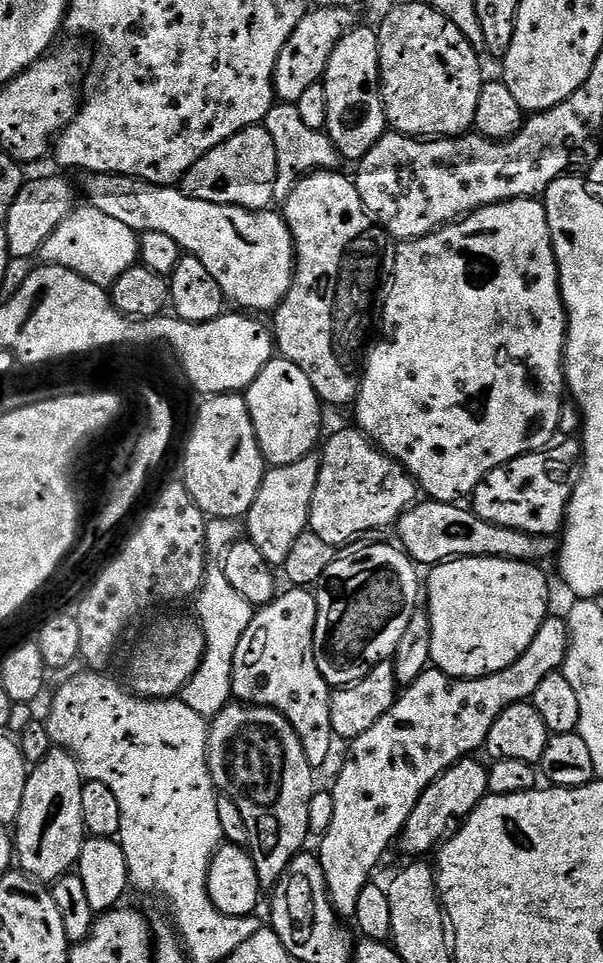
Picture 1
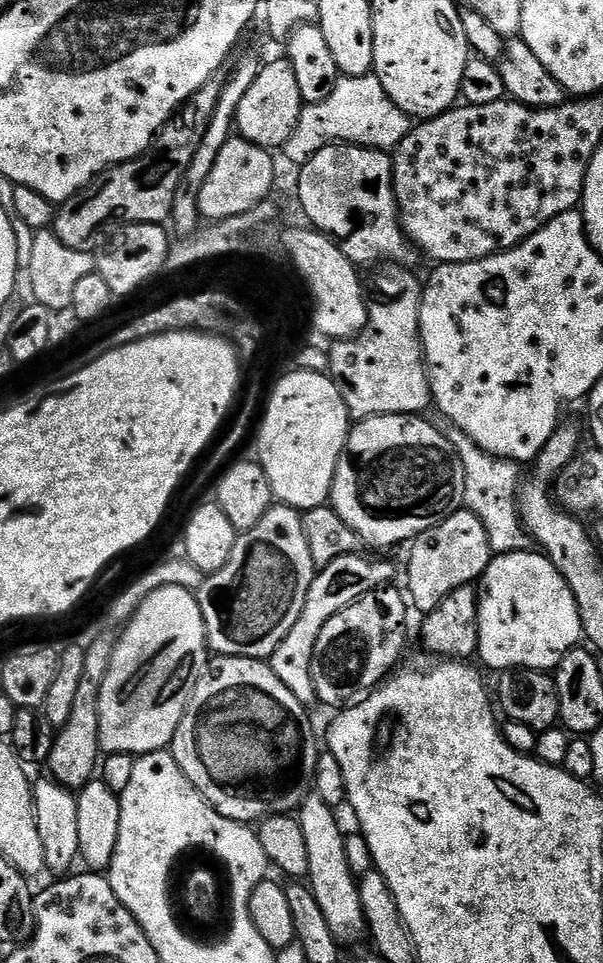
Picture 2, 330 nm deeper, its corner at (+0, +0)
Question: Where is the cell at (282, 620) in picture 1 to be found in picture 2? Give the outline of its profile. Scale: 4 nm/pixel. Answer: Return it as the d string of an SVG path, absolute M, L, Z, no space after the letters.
M367 555L343 556L334 558L326 567L319 569L312 577L312 585L306 594L306 602L302 606L302 614L298 622L294 622L294 630L282 638L278 650L270 657L270 663L274 674L282 678L282 686L298 698L302 706L317 703L314 682L312 681L312 651L318 642L318 634L326 622L334 614L338 614L346 606L350 606L358 598L366 593L373 592L376 588L382 588L393 583L396 576L396 568L388 560L367 560Z

